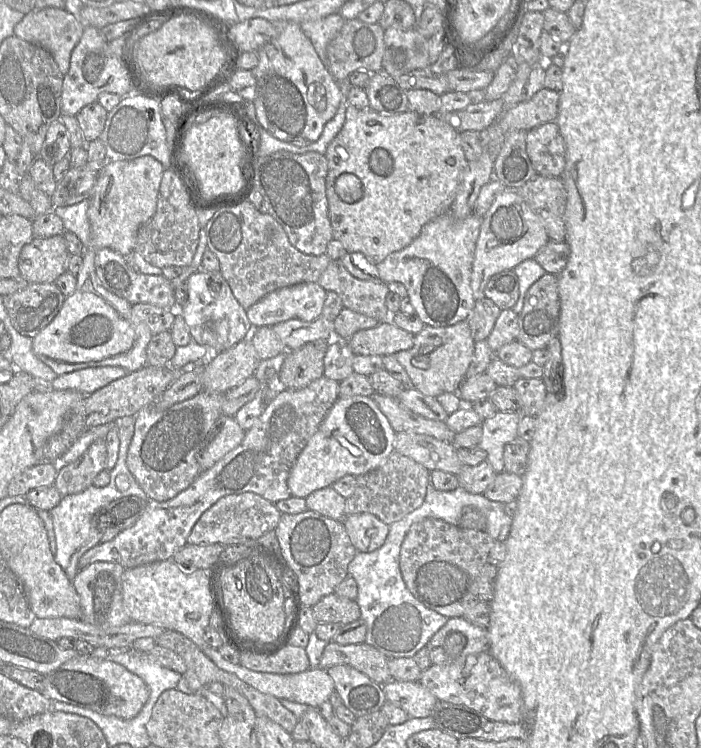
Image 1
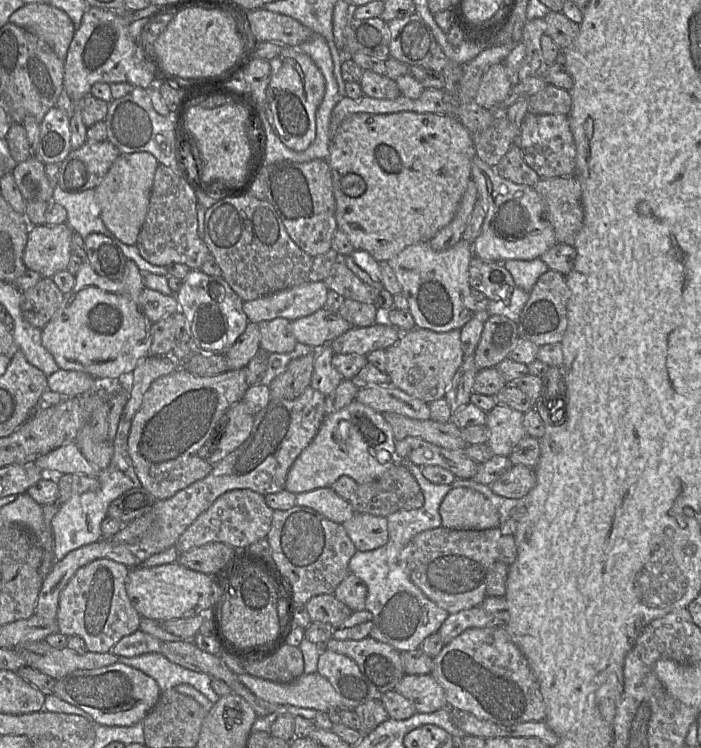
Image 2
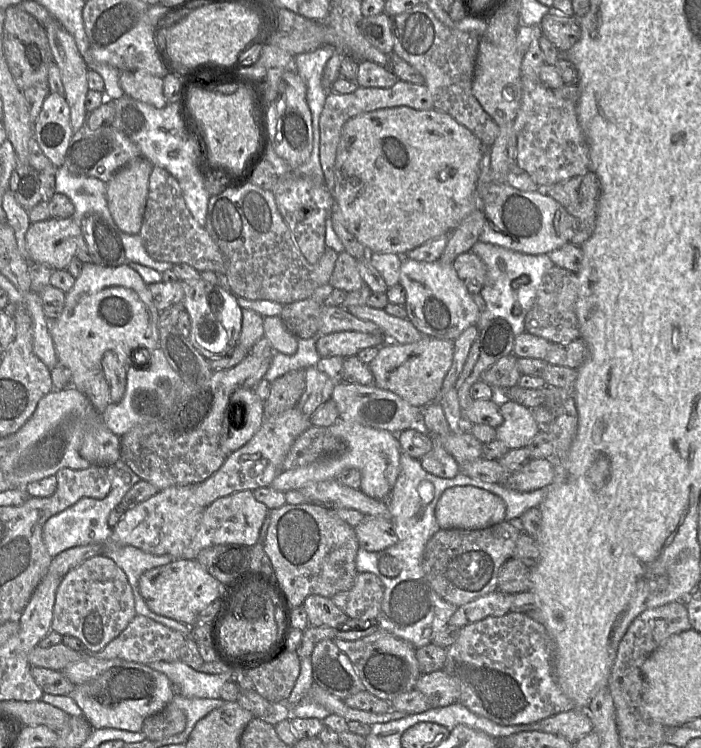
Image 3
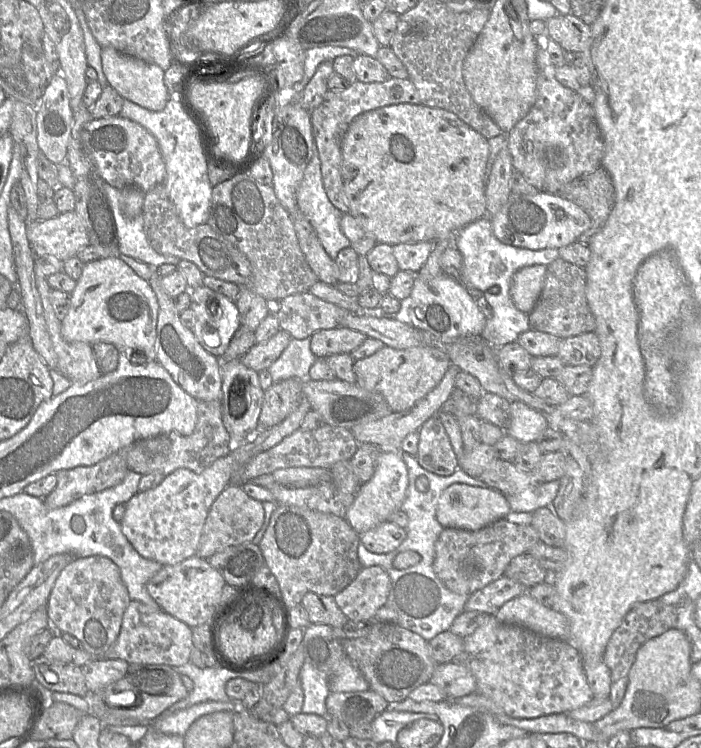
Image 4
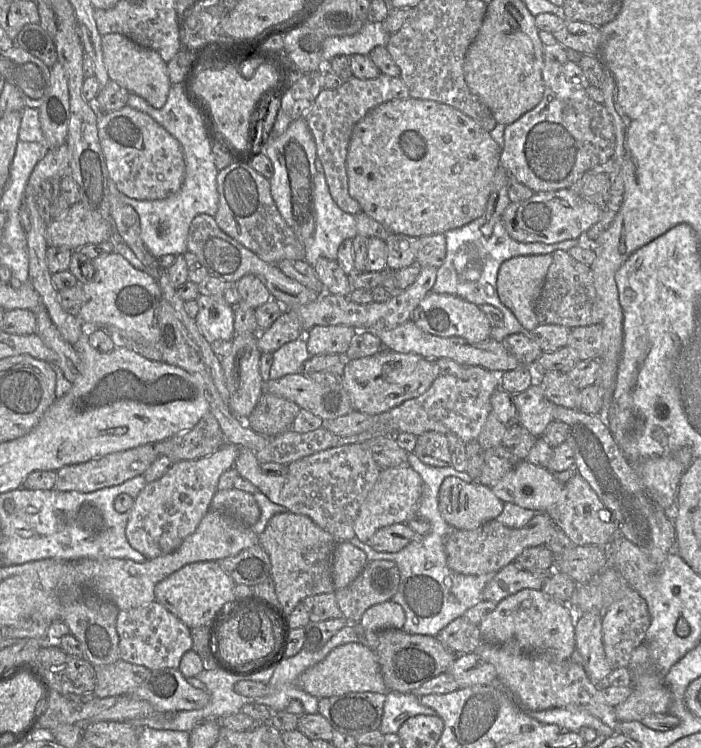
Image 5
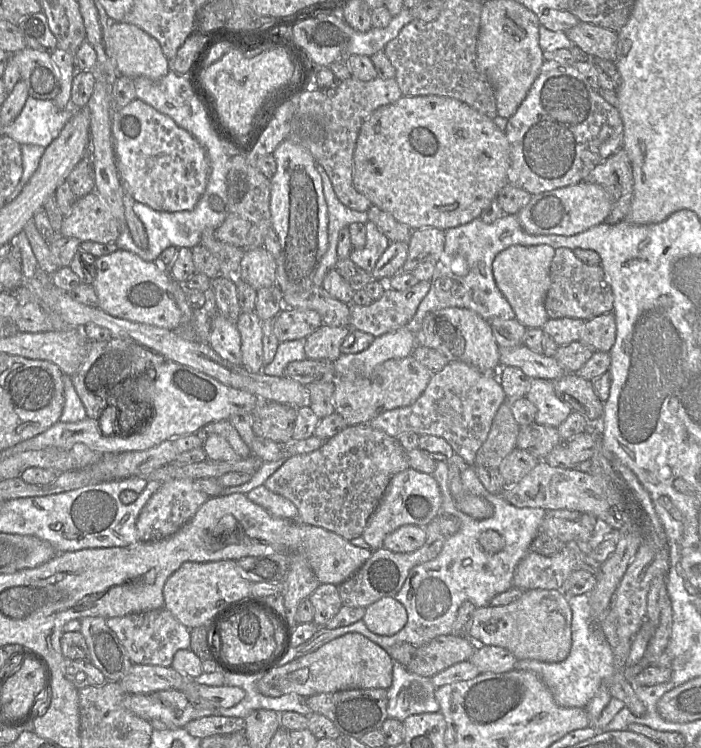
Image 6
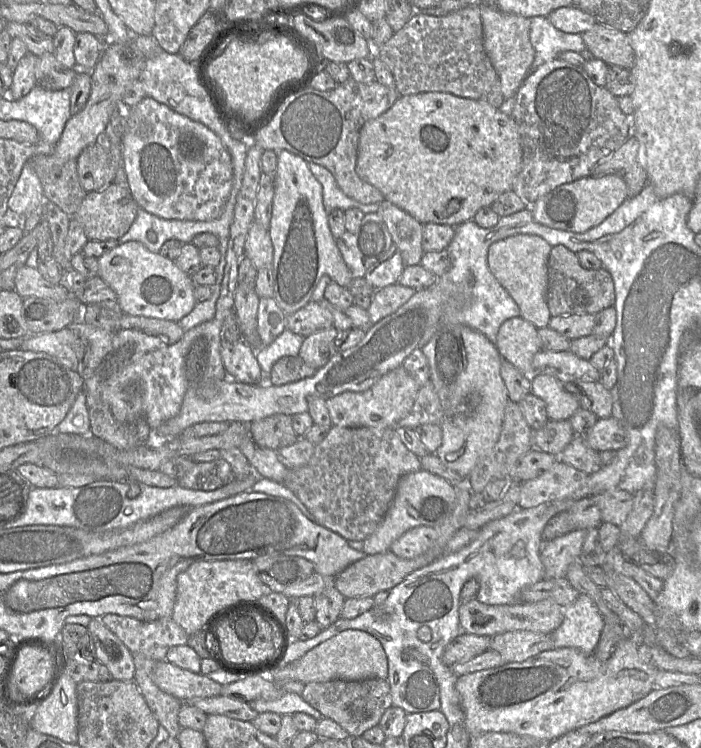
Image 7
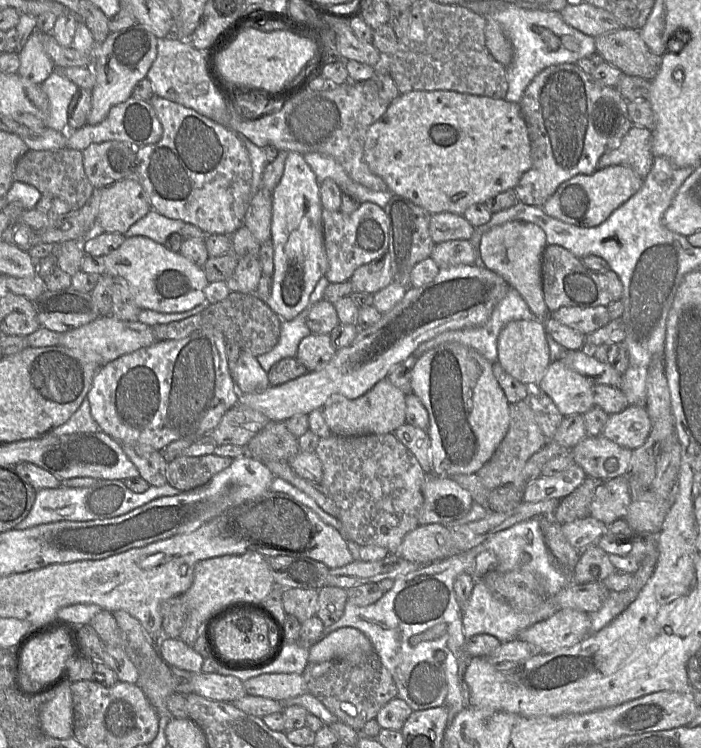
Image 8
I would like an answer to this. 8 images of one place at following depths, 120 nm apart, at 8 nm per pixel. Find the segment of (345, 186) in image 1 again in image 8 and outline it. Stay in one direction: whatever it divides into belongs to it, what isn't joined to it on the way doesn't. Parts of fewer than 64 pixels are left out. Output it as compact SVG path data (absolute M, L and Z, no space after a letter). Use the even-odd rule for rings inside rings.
M411 91L399 95L388 106L386 112L372 124L365 138L364 160L370 171L379 176L388 186L393 195L402 196L415 205L427 210L432 215L442 212L450 212L463 215L473 204L485 204L490 198L514 189L522 175L532 166L531 144L526 122L522 116L519 103L509 102L504 99L492 99L484 96L476 96L452 91Z

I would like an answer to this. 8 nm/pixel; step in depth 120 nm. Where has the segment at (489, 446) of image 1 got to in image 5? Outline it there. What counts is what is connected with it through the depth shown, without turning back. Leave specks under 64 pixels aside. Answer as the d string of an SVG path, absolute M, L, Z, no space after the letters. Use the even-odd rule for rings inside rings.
M537 382L526 391L512 395L519 414L519 425L532 435L541 437L554 420L552 410L556 404L543 395Z

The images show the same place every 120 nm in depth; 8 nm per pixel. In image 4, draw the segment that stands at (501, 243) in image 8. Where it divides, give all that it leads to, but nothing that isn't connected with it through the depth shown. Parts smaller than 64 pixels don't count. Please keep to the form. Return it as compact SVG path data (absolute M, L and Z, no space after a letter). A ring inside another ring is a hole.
M532 265L518 270L512 279L511 299L518 310L529 314L542 291L547 266Z

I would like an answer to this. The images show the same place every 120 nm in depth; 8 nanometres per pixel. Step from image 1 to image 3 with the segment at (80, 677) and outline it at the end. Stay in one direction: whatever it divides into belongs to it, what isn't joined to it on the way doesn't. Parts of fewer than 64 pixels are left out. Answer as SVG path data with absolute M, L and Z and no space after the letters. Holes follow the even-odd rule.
M124 661L120 666L75 685L70 693L93 729L115 728L130 732L142 731L145 719L160 712L174 695L173 684L164 673L131 661Z

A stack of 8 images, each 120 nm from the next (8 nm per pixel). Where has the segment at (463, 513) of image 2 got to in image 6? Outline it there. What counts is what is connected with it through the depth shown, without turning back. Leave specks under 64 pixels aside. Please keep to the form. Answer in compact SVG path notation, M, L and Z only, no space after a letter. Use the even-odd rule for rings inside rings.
M452 460L448 463L448 487L458 510L475 519L487 519L494 513L493 505L484 497L475 495L464 488L461 480L461 469Z

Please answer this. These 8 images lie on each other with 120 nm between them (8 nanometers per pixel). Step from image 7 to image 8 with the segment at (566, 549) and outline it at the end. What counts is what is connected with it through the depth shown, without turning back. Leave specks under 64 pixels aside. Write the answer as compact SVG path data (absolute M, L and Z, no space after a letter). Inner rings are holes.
M588 515L562 525L561 531L573 548L581 550L606 534L608 525Z

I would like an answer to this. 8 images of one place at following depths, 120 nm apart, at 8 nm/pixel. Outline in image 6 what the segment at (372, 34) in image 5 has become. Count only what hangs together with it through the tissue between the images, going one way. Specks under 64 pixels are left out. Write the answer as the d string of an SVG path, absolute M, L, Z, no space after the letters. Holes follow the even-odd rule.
M403 8L399 14L391 18L386 28L372 27L367 32L354 31L351 36L346 56L362 55L371 57L379 51L383 51L388 42L397 37L399 32L413 21L411 10Z

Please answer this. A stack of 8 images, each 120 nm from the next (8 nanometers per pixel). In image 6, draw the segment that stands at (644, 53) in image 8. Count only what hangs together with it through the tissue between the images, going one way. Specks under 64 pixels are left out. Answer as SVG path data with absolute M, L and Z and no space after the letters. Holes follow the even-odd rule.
M579 22L565 33L574 45L587 54L615 61L618 32L591 23Z

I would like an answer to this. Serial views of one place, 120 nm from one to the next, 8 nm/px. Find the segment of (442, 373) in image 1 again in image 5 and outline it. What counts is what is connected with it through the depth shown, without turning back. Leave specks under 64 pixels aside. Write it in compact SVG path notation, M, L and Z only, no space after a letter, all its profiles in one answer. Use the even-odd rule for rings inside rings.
M382 348L374 355L347 360L339 383L349 394L354 410L369 415L386 412L425 393L440 375L436 359Z

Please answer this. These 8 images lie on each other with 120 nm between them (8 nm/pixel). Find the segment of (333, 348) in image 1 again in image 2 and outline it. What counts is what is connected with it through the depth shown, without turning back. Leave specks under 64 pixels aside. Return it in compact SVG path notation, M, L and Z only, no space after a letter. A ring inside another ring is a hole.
M329 345L315 351L316 358L314 360L310 387L328 396L340 385L343 377L331 363L334 353Z

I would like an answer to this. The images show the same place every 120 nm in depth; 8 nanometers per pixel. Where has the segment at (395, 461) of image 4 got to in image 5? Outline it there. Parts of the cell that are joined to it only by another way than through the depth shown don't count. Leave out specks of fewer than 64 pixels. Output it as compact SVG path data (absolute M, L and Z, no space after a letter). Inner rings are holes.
M409 465L383 469L360 507L354 522L355 536L367 544L378 529L396 523L407 523L413 517L418 517L417 507L422 487L421 476Z

